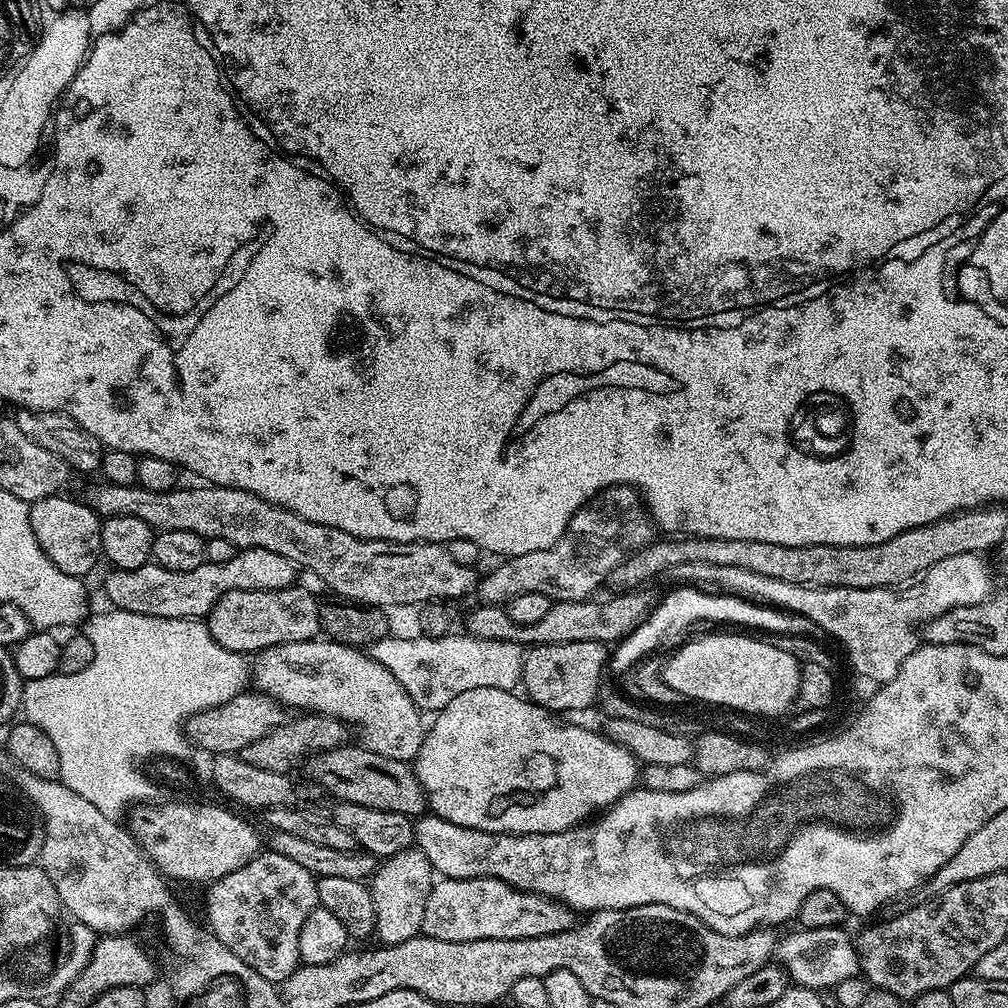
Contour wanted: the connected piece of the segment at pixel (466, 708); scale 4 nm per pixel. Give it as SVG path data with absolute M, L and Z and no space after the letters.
M481 686L479 690L466 690L458 694L449 704L435 713L433 722L425 731L424 741L418 750L414 761L414 771L418 782L422 786L425 798L428 799L428 808L431 815L441 816L446 822L466 826L483 832L494 834L554 834L562 830L570 830L577 824L583 824L589 818L609 808L616 800L623 798L625 794L637 787L638 777L642 768L630 750L626 750L621 744L609 740L603 731L591 732L580 724L567 724L567 719L561 718L557 713L549 712L547 708L532 703L523 695L515 696L512 690L494 690L490 686Z

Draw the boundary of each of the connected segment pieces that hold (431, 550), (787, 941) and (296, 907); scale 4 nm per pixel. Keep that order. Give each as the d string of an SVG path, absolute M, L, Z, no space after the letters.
M99 482L86 495L86 503L101 518L109 516L129 516L142 518L156 532L166 530L190 530L194 534L210 538L226 538L237 550L241 548L261 548L274 550L274 554L282 554L292 564L301 569L309 568L326 587L337 592L337 597L354 604L367 604L370 608L393 610L403 604L423 606L429 602L453 602L459 596L475 589L478 584L477 569L473 566L462 566L462 562L454 562L450 558L447 547L443 544L392 544L388 540L363 540L354 534L346 534L346 530L338 530L334 526L322 526L318 522L310 522L289 508L266 502L258 498L258 494L250 494L237 488L223 488L217 484L200 486L204 488L183 488L177 486L169 492L146 490L134 483L130 486L114 486L107 482Z
M800 928L789 936L781 935L774 953L780 967L788 971L788 979L801 988L832 990L838 982L861 975L860 956L856 953L855 939L838 928Z
M271 850L261 851L246 866L226 874L222 878L211 881L207 885L208 897L204 900L204 912L208 915L207 927L213 936L226 946L226 950L234 950L246 966L250 966L262 978L277 986L294 974L302 961L298 954L298 934L302 934L302 922L318 907L316 898L317 877L312 875L306 866L298 866L291 858L282 858L282 854Z

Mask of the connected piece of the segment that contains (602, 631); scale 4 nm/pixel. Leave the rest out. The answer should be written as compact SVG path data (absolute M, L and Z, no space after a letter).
M624 590L613 600L599 604L599 599L558 600L552 603L550 611L542 617L542 622L532 626L522 626L510 618L507 607L495 604L476 606L468 616L467 635L483 640L509 640L521 646L538 644L565 644L566 642L598 642L605 646L615 645L630 635L636 627L642 626L652 613L658 601L657 594L640 592L644 590Z

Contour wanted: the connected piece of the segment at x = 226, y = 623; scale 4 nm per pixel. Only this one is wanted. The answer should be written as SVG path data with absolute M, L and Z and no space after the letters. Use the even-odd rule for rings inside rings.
M301 586L278 590L230 590L208 611L206 623L214 642L226 650L259 654L279 644L314 640L321 635L320 604Z

